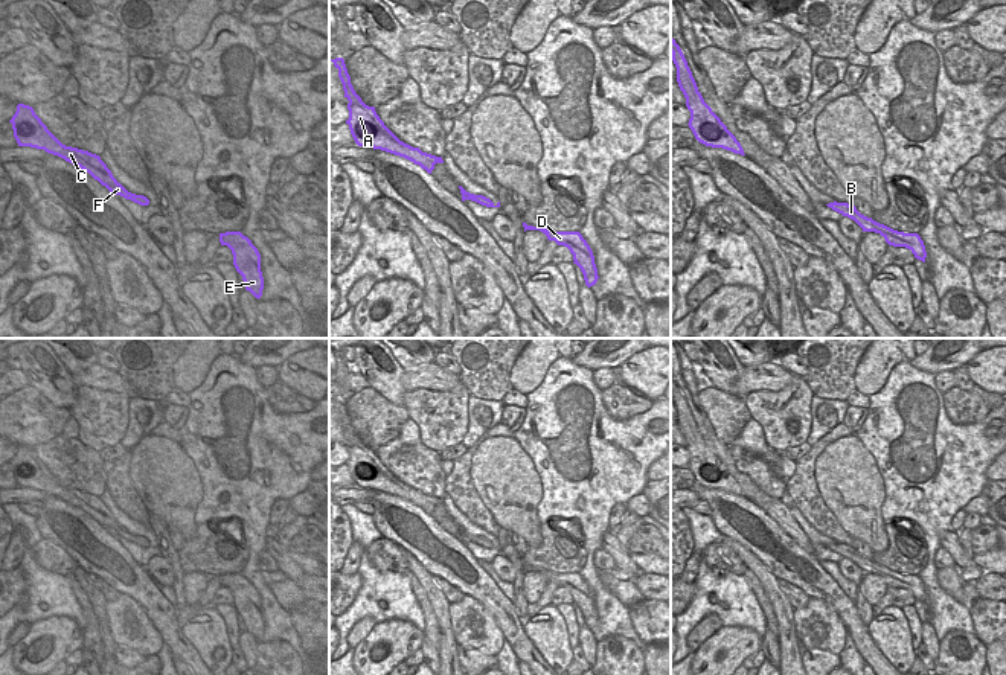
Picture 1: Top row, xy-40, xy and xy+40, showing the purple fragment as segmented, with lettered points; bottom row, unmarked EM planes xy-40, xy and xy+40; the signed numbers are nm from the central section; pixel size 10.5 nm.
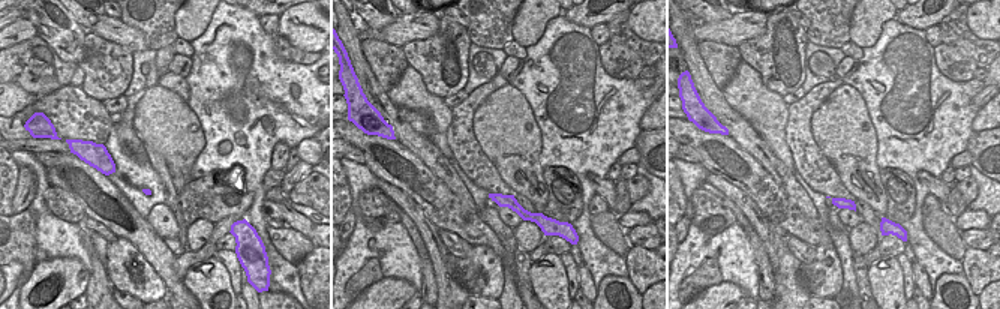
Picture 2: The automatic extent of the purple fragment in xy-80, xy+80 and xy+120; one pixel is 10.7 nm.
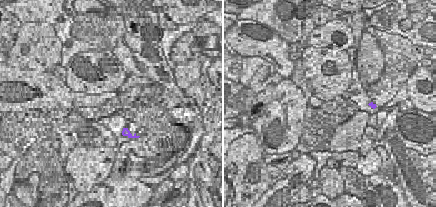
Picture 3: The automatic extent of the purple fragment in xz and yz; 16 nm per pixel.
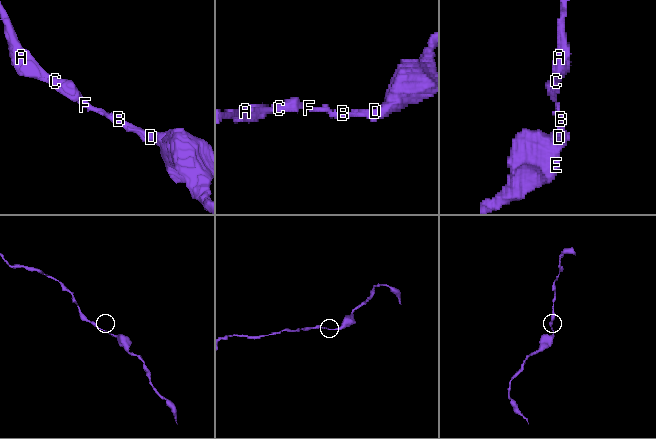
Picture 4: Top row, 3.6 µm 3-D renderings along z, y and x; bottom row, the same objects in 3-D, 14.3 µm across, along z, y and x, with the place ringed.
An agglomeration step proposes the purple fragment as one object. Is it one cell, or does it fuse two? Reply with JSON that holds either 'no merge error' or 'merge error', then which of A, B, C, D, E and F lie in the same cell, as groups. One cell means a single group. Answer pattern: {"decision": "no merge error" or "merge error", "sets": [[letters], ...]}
{"decision": "no merge error", "sets": [["A", "B", "C", "D", "E", "F"]]}

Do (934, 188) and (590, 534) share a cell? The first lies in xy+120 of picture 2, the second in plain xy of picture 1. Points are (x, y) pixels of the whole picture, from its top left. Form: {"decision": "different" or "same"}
{"decision": "different"}

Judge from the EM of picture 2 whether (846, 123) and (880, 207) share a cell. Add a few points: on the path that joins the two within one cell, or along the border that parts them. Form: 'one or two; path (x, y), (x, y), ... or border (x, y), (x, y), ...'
one; path (844, 146), (840, 156), (858, 188)

